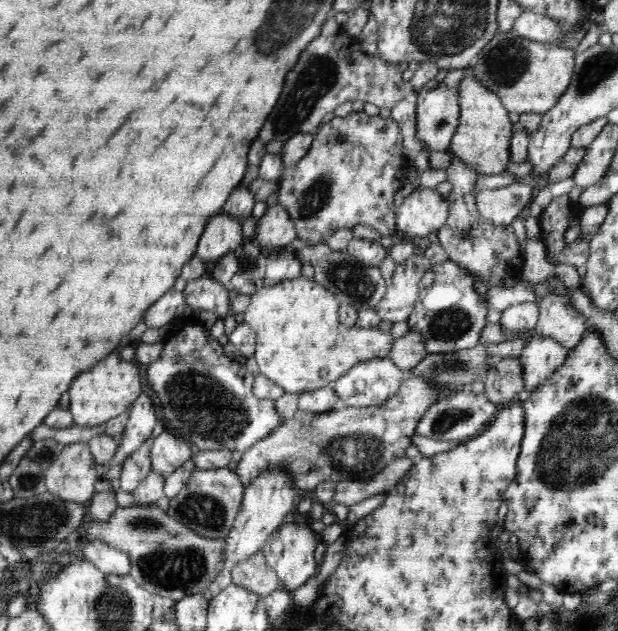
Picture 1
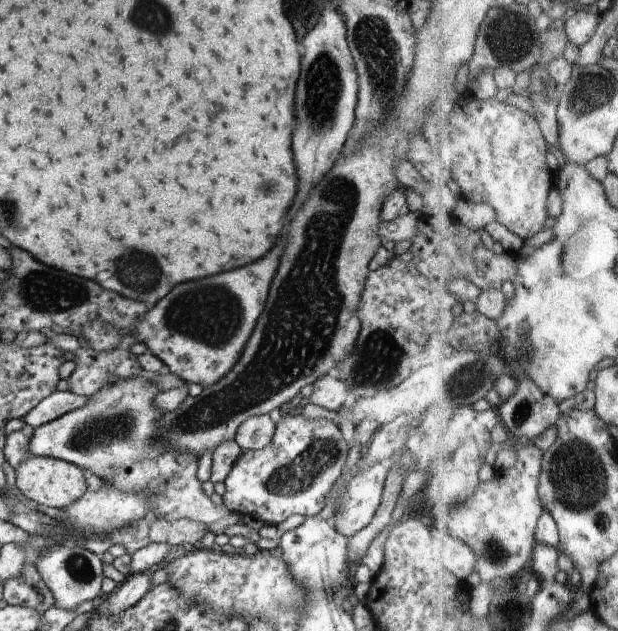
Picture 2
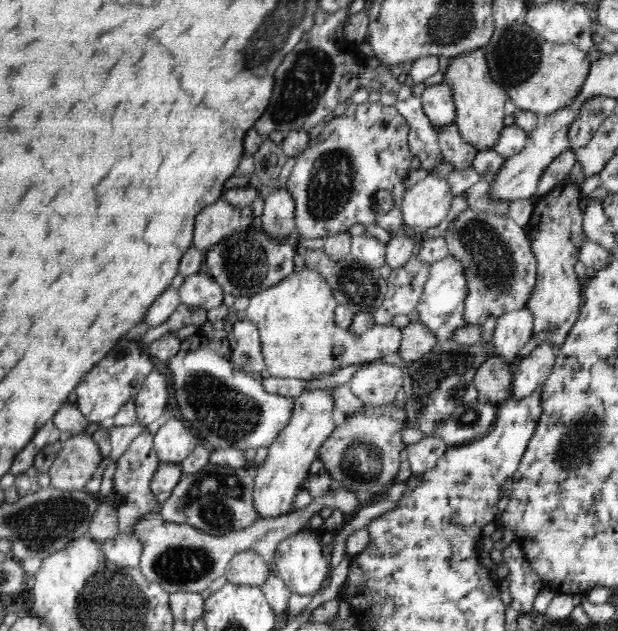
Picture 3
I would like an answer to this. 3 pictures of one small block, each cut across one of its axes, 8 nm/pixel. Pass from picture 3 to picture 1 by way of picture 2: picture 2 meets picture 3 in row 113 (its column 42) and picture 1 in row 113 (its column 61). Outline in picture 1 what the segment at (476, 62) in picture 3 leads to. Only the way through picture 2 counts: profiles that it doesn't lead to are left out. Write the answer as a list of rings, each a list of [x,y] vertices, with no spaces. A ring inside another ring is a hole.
[[[470,72],[466,74],[457,88],[460,104],[459,123],[451,138],[451,152],[468,163],[476,174],[504,173],[510,160],[510,139],[512,136],[512,121],[509,113],[502,105],[502,100]]]

